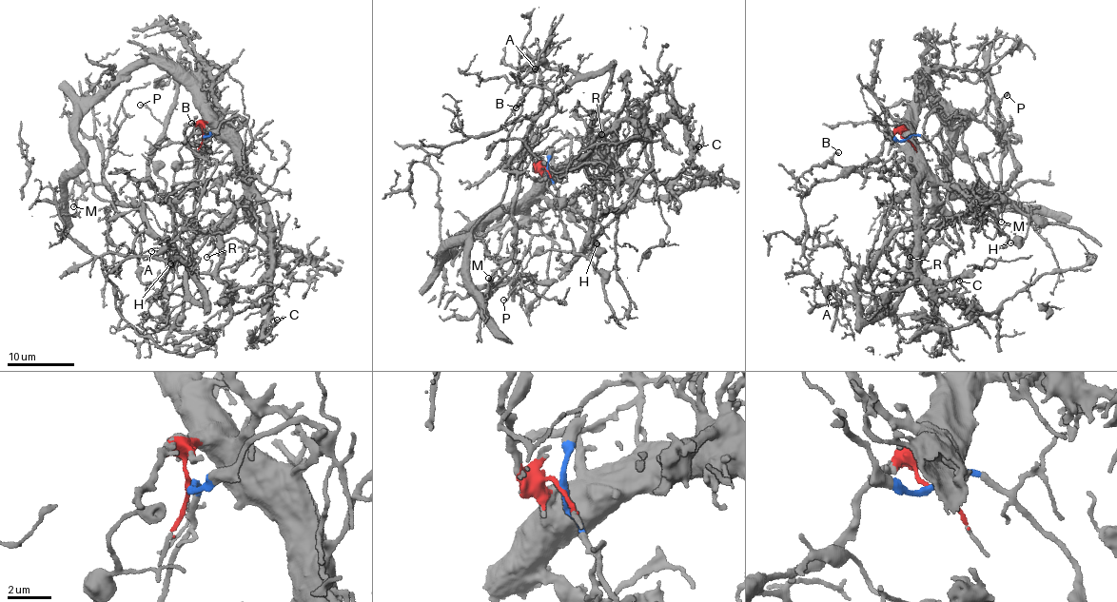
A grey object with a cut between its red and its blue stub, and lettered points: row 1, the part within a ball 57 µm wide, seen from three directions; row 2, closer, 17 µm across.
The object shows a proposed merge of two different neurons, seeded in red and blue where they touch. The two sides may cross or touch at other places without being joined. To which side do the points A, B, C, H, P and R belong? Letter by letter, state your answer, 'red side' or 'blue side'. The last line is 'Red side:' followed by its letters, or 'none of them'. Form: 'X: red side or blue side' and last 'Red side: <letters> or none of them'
A: blue side
B: blue side
C: red side
H: blue side
P: blue side
R: red side
Red side: C, R

